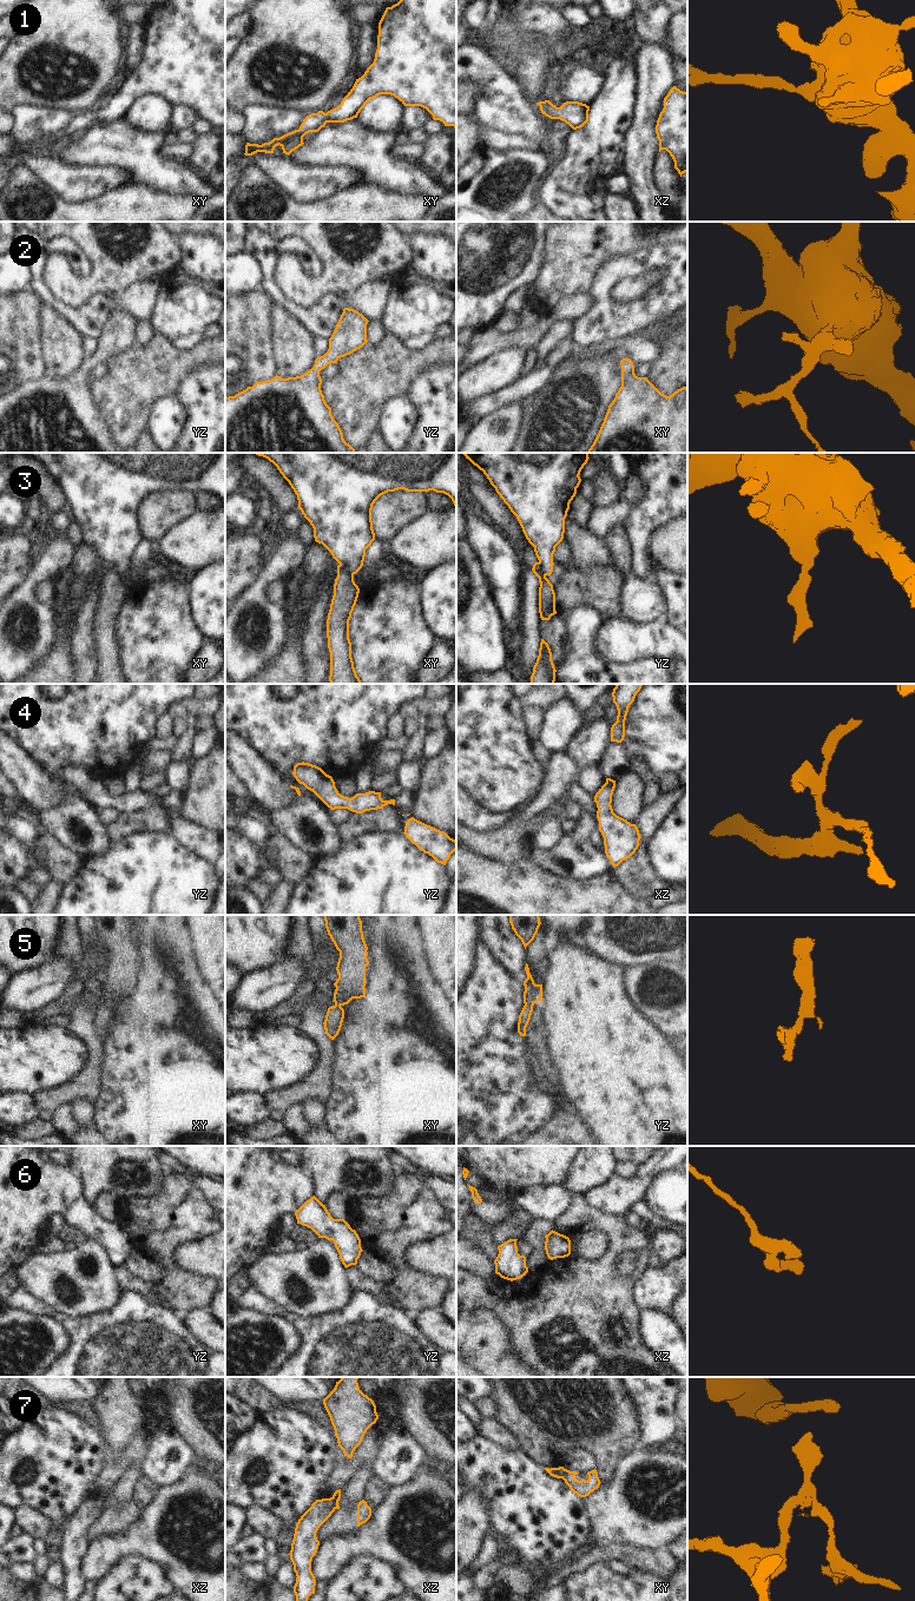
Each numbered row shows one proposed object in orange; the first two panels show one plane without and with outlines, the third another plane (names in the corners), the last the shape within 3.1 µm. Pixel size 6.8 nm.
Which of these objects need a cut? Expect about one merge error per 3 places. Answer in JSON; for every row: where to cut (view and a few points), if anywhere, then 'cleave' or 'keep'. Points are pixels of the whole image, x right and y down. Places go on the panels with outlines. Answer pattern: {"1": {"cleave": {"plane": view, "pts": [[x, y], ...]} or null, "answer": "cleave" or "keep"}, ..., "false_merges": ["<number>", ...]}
{"1": {"cleave": null, "answer": "keep"}, "2": {"cleave": null, "answer": "keep"}, "3": {"cleave": {"plane": "xy", "pts": [[340, 564], [343, 564], [353, 574]]}, "answer": "cleave"}, "4": {"cleave": null, "answer": "keep"}, "5": {"cleave": null, "answer": "keep"}, "6": {"cleave": null, "answer": "keep"}, "7": {"cleave": {"plane": "xz", "pts": [[331, 1497], [335, 1508]]}, "answer": "cleave"}, "false_merges": ["3", "7"]}

